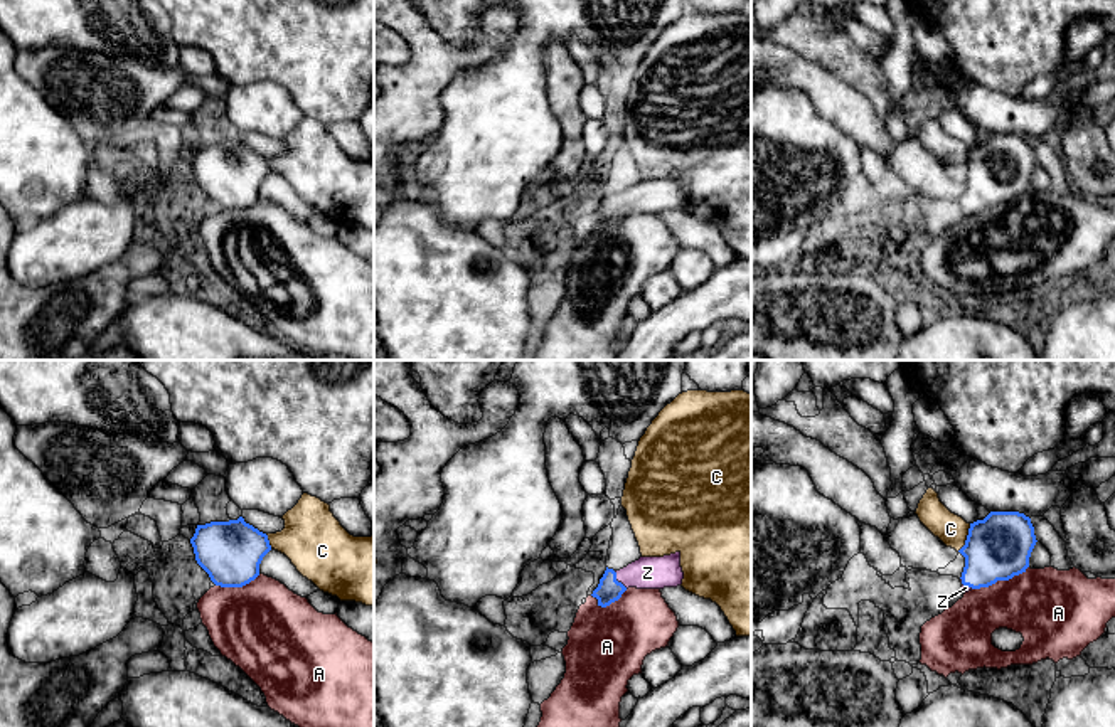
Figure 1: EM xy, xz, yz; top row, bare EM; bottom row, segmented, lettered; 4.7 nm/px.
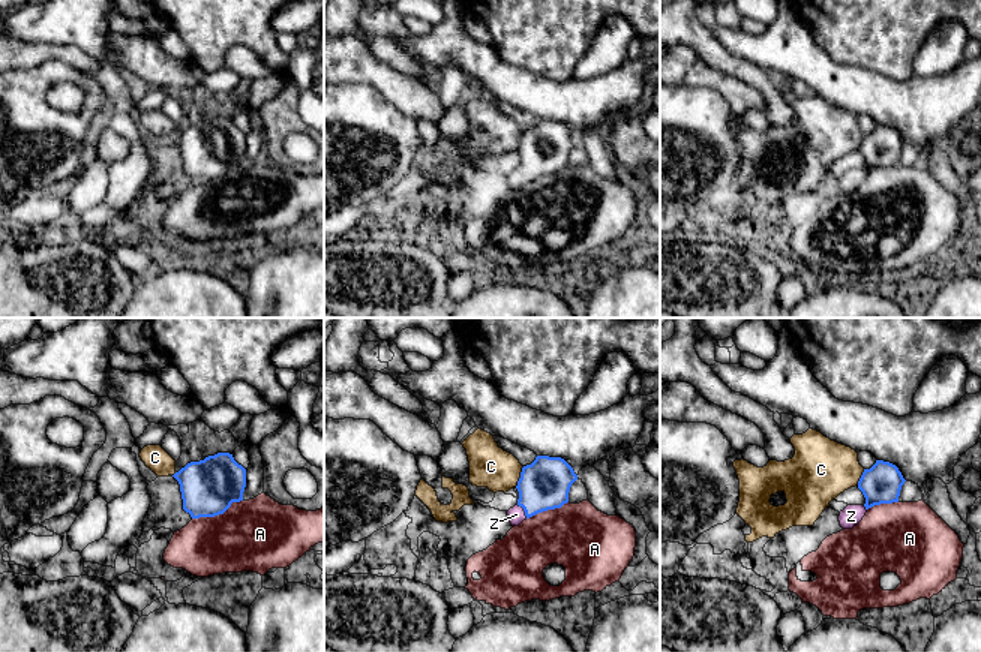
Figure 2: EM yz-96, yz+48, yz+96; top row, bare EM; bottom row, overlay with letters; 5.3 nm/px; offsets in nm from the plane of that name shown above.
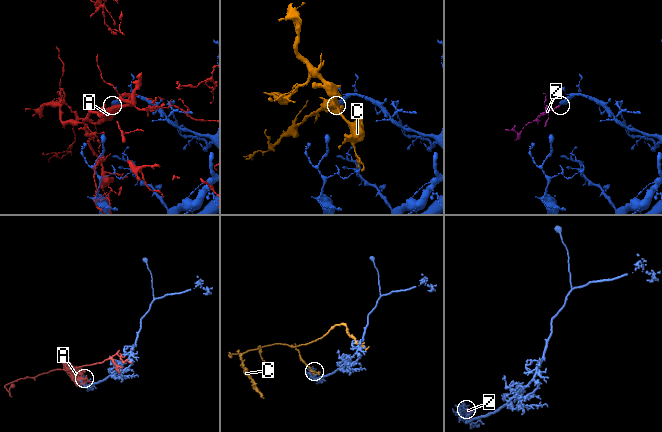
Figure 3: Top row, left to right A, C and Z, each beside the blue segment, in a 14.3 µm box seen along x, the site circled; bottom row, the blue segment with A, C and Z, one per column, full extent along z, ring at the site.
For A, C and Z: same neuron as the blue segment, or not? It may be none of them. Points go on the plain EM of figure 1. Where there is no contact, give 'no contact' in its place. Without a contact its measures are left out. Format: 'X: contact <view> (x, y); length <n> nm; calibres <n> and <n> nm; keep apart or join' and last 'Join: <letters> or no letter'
A: contact yz (999, 202); length 300 nm; calibres 300 and 360 nm; keep apart
C: contact yz (967, 160); length 150 nm; calibres 300 and 150 nm; keep apart
Z: contact xz (617, 204); length 110 nm; calibres 120 and 160 nm; join
Join: Z

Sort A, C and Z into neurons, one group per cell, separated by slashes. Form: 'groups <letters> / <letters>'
groups A / C / Z

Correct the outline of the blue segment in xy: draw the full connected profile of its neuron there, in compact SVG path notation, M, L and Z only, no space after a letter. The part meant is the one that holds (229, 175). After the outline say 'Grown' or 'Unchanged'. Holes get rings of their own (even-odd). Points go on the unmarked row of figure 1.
M243 140L197 148L190 162L197 187L221 210L243 210L259 199L259 187L271 173L268 158Z. Unchanged

